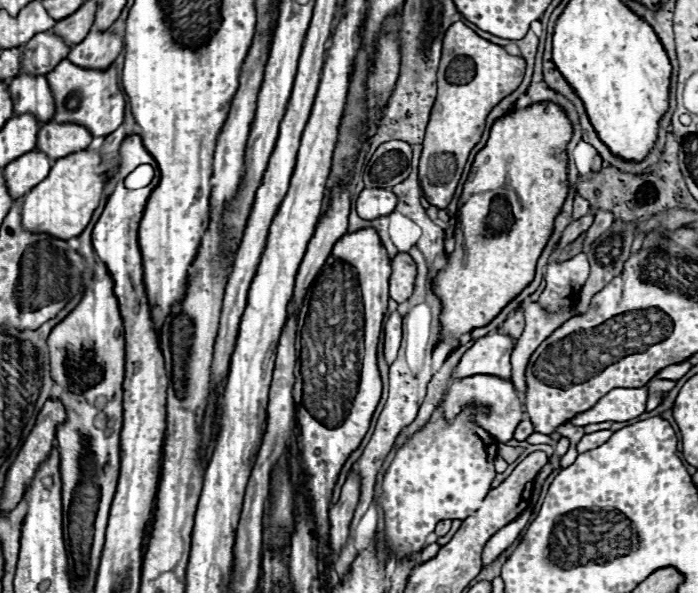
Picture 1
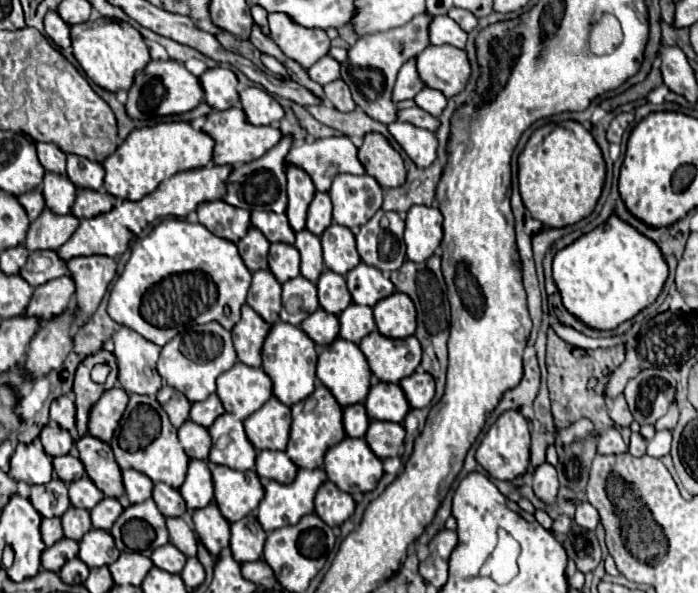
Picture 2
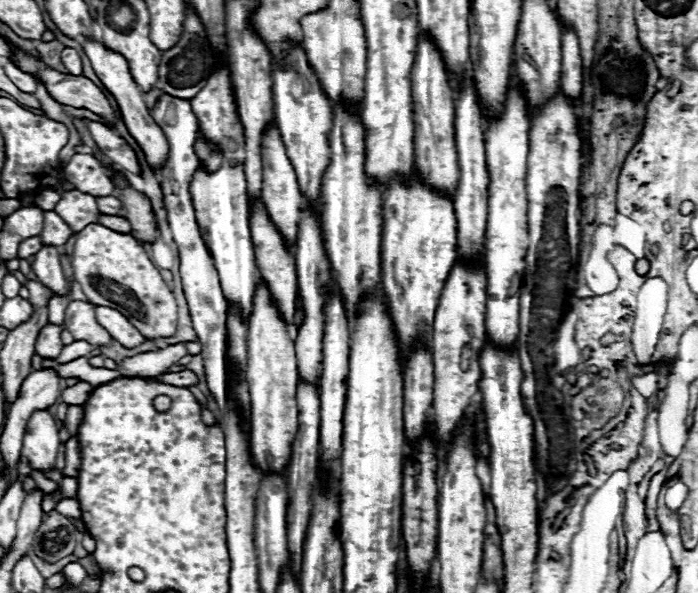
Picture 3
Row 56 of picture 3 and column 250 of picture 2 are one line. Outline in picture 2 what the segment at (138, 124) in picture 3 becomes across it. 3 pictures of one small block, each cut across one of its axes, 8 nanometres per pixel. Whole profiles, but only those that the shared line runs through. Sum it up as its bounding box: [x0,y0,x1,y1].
[238,86,284,126]

